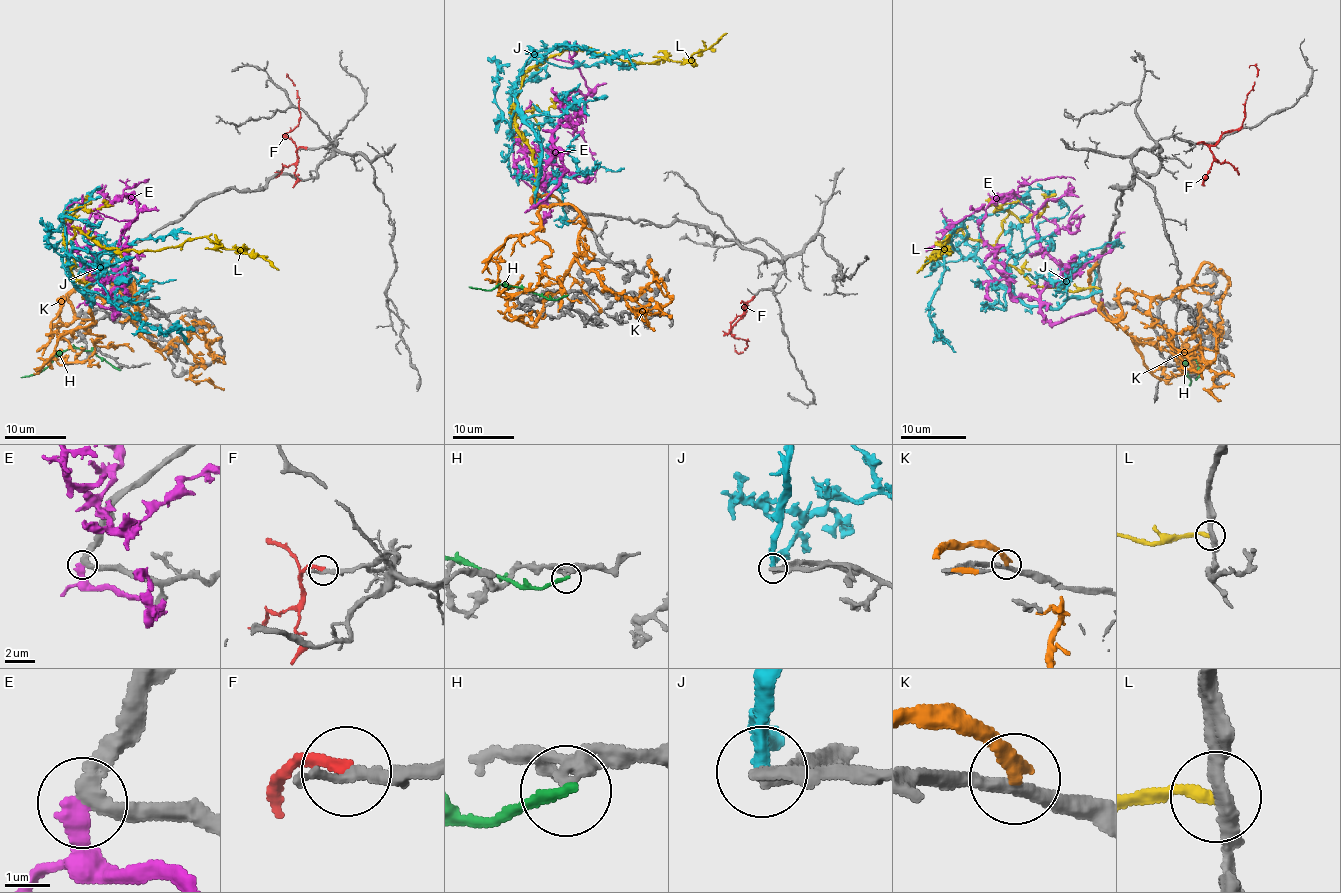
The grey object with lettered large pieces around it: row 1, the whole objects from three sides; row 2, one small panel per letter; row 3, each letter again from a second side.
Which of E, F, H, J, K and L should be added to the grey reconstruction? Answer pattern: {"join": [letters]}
{"join": ["F"]}

